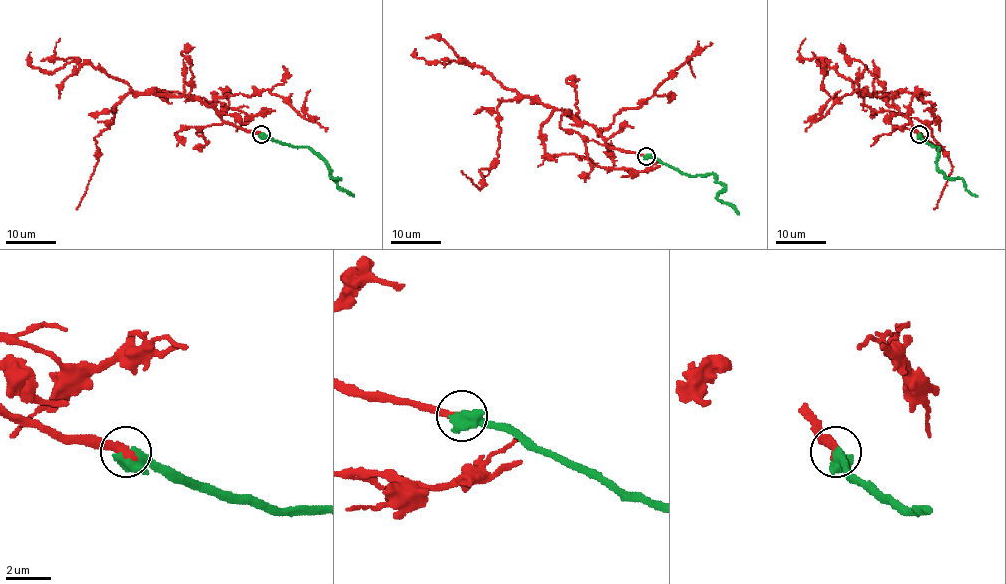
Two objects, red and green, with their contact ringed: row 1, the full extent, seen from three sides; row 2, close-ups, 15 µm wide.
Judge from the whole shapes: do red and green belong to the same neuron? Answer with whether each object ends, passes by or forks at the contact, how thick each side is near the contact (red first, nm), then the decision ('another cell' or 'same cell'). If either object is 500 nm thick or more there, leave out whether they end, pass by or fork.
420 nm thick on the red side, 750 nm on the other; same cell

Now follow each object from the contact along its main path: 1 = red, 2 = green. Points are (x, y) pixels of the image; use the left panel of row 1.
1: (261, 134), (226, 124), (199, 100), (127, 93), (112, 108), (112, 124), (95, 137), (95, 170), (76, 209)
2: (261, 134), (290, 146), (310, 147), (334, 178), (339, 179), (333, 179), (354, 196)

